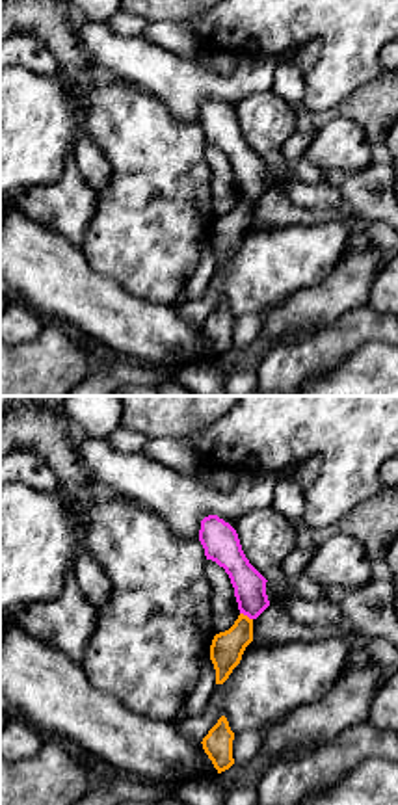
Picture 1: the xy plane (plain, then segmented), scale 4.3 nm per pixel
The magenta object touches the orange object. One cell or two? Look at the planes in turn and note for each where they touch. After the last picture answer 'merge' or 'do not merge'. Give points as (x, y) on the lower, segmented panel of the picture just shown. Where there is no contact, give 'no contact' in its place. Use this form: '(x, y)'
(246, 614)

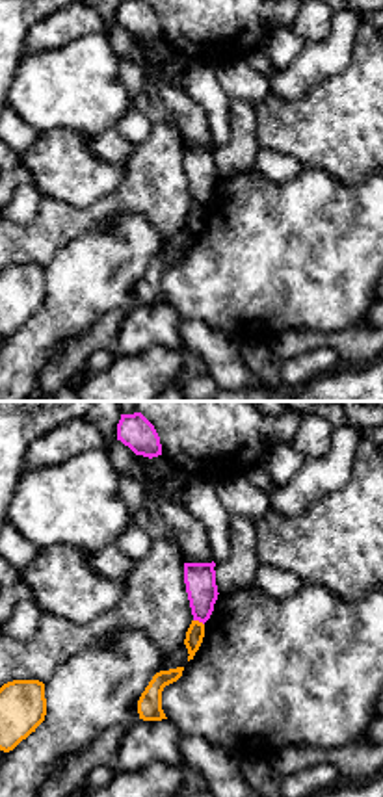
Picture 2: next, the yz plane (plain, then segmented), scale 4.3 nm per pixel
(199, 621)

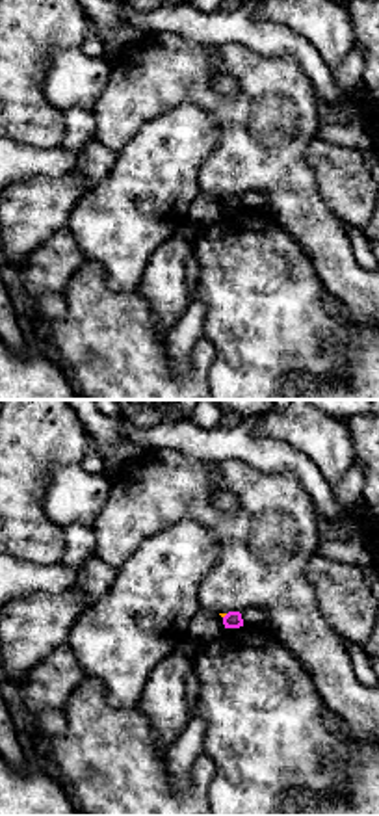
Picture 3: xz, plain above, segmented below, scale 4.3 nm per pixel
(225, 616)

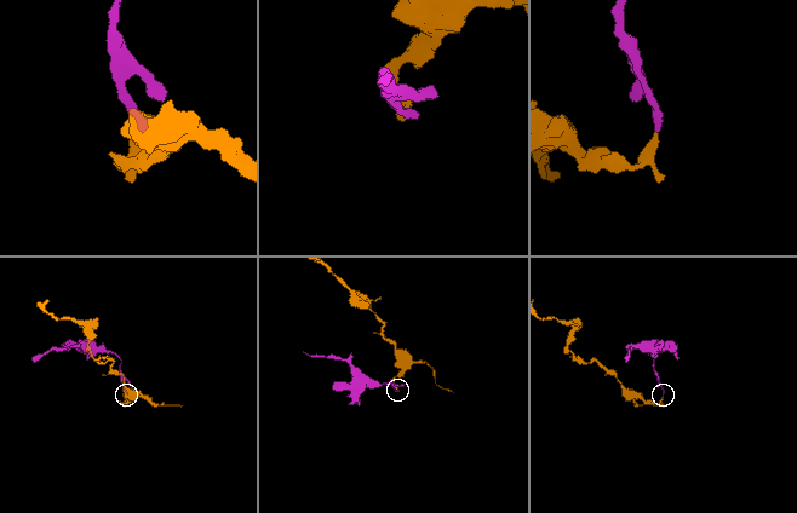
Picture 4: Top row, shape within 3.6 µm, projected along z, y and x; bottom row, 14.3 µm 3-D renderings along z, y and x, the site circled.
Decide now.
do not merge

